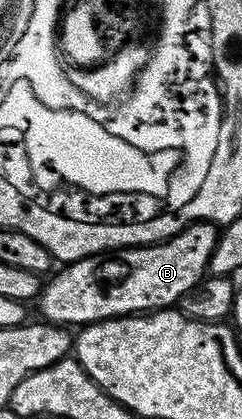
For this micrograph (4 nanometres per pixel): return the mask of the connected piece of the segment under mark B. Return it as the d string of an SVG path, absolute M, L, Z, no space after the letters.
M195 224L179 229L162 242L162 248L160 242L154 242L151 246L127 246L125 250L81 258L63 265L62 271L58 275L55 273L49 279L51 282L47 281L43 285L36 306L42 309L41 317L47 323L67 328L81 328L91 322L102 322L105 318L124 318L131 314L165 310L173 307L196 283L202 281L210 264L211 247L214 246L215 239L216 230L213 225Z

